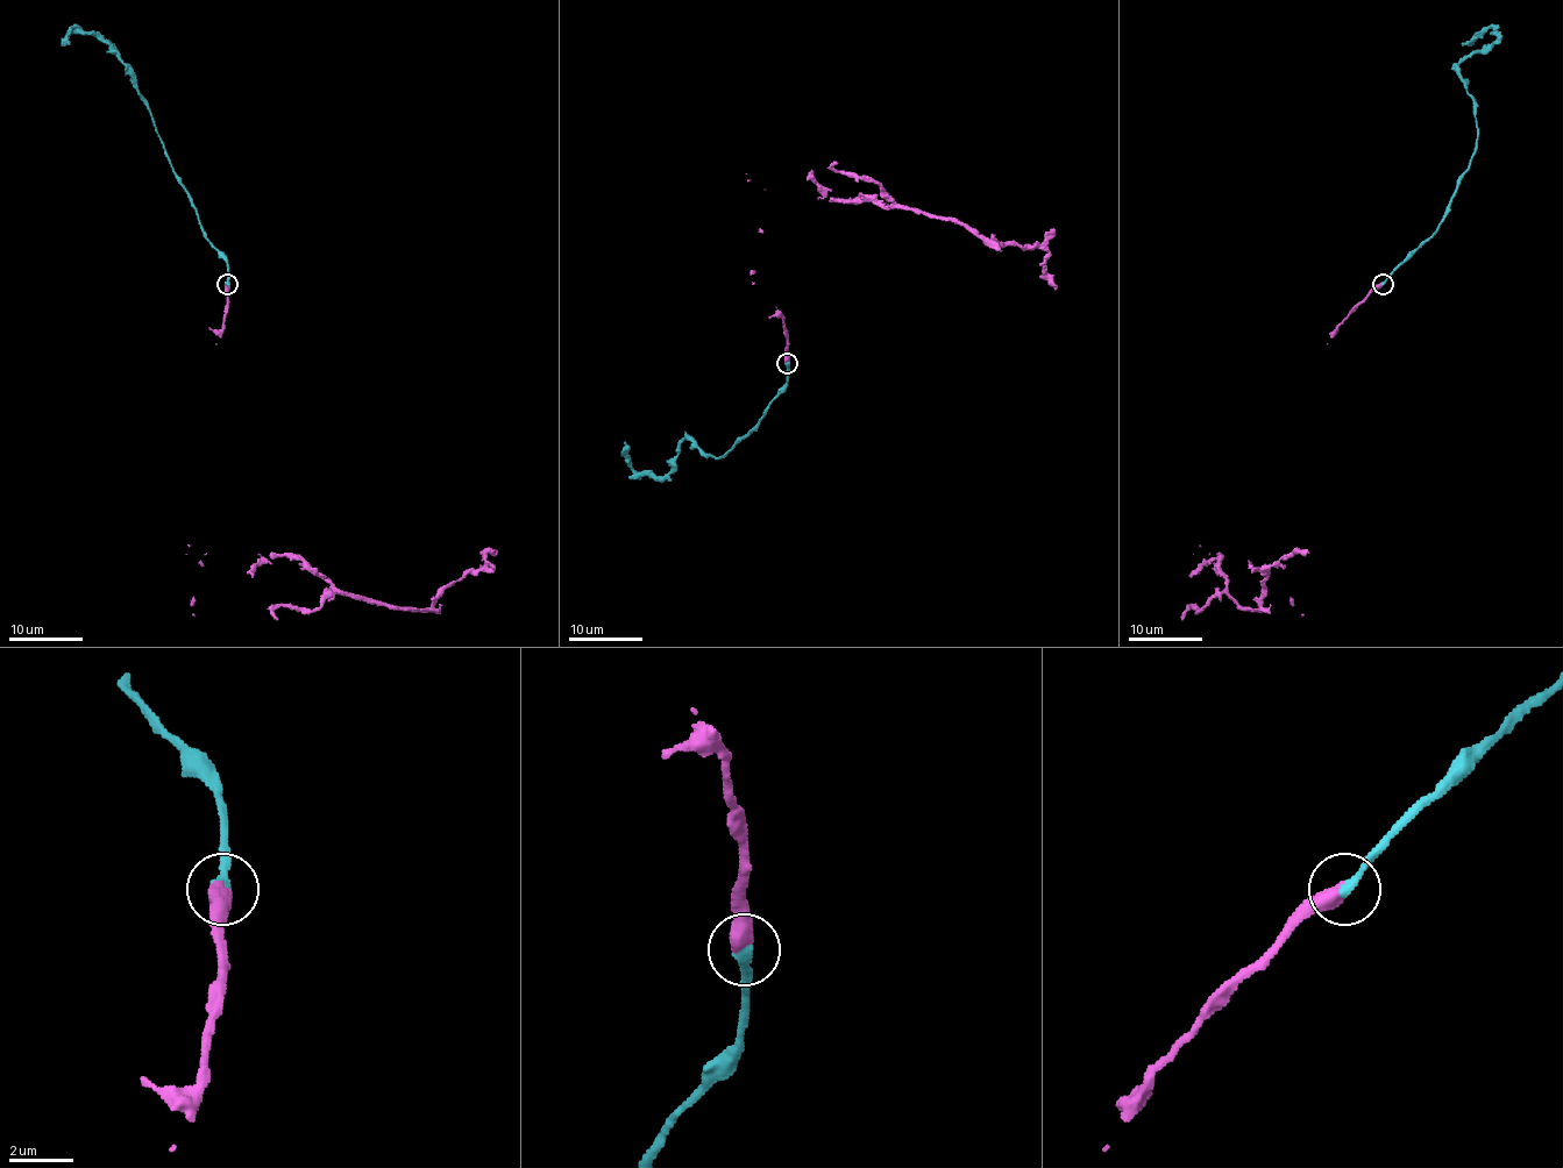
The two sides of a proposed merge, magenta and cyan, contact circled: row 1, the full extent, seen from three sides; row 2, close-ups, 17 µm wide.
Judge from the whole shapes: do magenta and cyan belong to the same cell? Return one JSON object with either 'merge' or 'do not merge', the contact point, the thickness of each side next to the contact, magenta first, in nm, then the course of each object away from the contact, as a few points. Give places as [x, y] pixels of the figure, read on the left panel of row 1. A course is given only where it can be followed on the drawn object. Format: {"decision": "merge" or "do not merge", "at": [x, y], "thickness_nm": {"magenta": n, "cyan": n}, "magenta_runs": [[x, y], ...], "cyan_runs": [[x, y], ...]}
{"decision": "merge", "at": [227, 284], "thickness_nm": {"magenta": 500, "cyan": 360}, "magenta_runs": [[227, 284], [201, 561], [298, 555], [340, 590], [427, 609], [455, 581], [487, 568], [489, 552], [496, 553]], "cyan_runs": [[227, 284], [227, 260], [203, 230], [134, 75], [100, 40], [80, 34], [75, 28], [64, 44]]}

